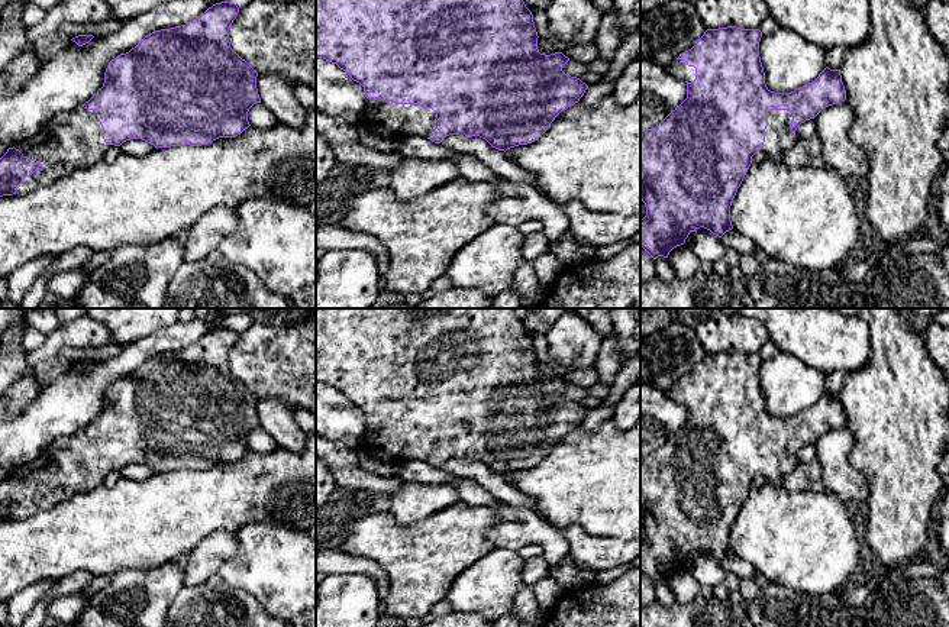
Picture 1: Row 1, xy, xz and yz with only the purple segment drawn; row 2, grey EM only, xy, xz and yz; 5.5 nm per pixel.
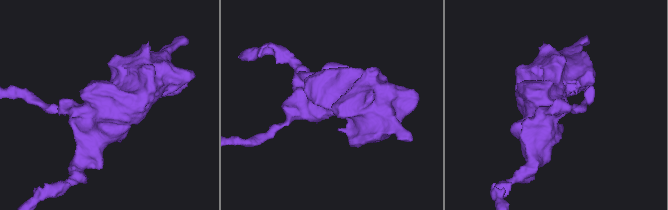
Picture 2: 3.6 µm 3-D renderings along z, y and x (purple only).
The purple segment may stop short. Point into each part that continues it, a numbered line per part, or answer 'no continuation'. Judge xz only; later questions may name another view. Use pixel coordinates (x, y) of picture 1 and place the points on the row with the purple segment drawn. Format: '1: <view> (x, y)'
1: xz (399, 120)

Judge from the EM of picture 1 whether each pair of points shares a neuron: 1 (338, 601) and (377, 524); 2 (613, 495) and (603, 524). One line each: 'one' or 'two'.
1: two
2: one

